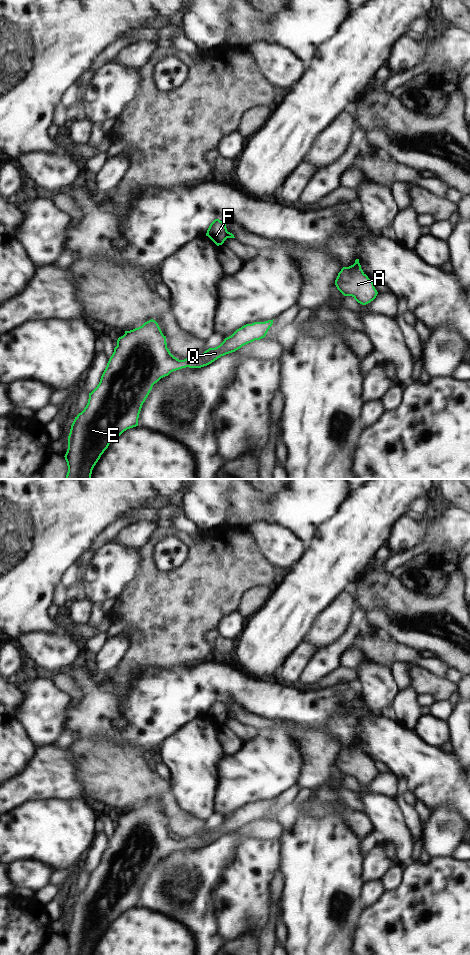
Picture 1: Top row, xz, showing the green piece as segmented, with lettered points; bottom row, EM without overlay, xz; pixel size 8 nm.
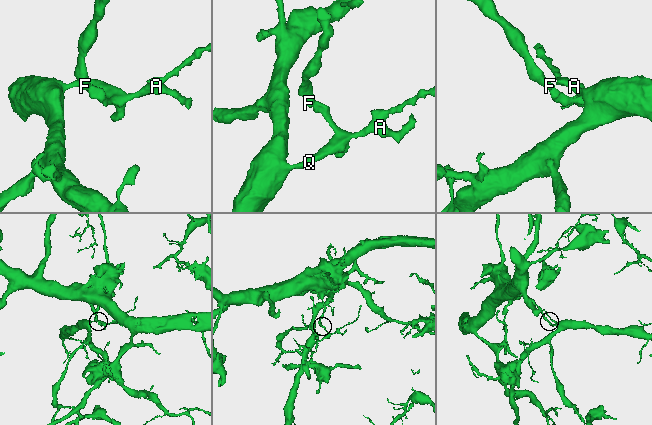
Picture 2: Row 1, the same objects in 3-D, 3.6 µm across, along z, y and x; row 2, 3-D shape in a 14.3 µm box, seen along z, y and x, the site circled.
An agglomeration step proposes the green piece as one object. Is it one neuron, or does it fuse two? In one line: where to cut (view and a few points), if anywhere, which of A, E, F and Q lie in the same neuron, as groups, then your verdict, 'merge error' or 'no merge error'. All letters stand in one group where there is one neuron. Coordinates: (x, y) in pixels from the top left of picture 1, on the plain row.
cut in xz along (228, 712), (226, 717); A E Q / F; merge error

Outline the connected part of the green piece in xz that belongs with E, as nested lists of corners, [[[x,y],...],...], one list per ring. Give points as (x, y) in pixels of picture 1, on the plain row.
[[[151,799],[142,806],[118,818],[117,826],[110,837],[97,867],[89,873],[84,890],[79,893],[70,909],[68,929],[65,940],[67,955],[91,955],[92,950],[109,924],[127,909],[138,906],[138,898],[143,883],[152,867],[161,858],[182,848],[201,848],[226,834],[235,832],[242,826],[264,818],[273,804],[273,800],[246,804],[215,828],[209,828],[203,834],[179,840],[167,828],[166,816],[158,803]]]

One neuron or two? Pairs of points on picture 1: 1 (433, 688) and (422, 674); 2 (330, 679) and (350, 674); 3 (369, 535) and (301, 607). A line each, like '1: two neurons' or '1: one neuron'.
1: one neuron
2: one neuron
3: one neuron

